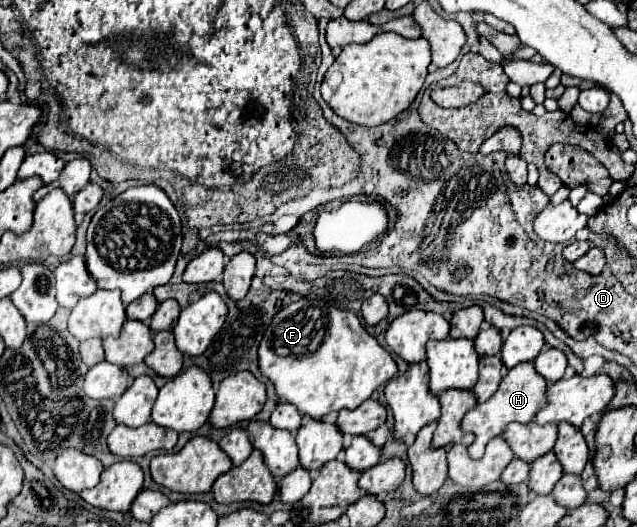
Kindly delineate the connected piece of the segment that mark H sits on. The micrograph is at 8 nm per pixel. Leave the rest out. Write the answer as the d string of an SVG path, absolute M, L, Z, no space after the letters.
M521 362L515 368L507 370L507 374L501 380L499 390L487 402L477 404L473 410L469 410L463 418L463 422L461 422L463 432L475 434L475 442L469 446L469 456L481 458L487 442L493 436L503 434L507 424L511 424L511 422L531 422L543 406L547 406L547 382L543 380L543 376L539 376L535 372L533 362Z

